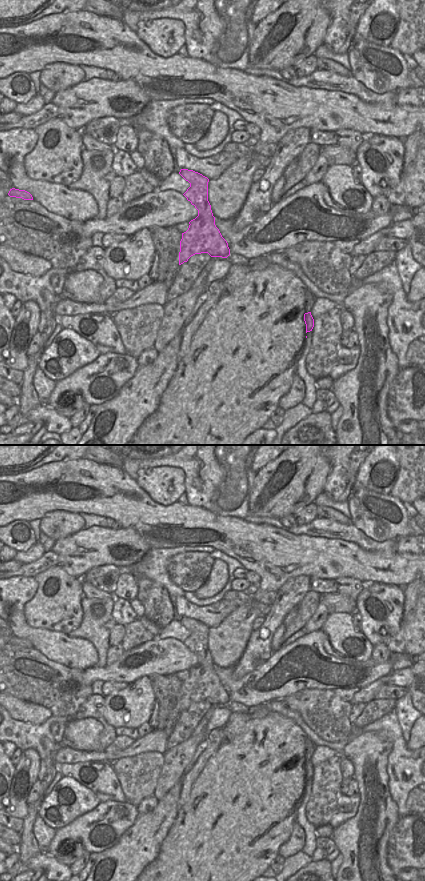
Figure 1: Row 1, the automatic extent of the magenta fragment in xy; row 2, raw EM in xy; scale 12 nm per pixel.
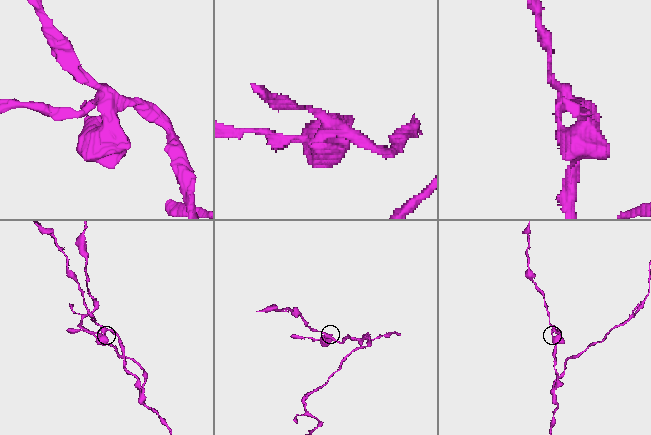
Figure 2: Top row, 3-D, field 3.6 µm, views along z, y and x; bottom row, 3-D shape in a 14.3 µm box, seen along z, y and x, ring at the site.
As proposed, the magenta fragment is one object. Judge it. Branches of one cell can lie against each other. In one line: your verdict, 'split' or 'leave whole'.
split

